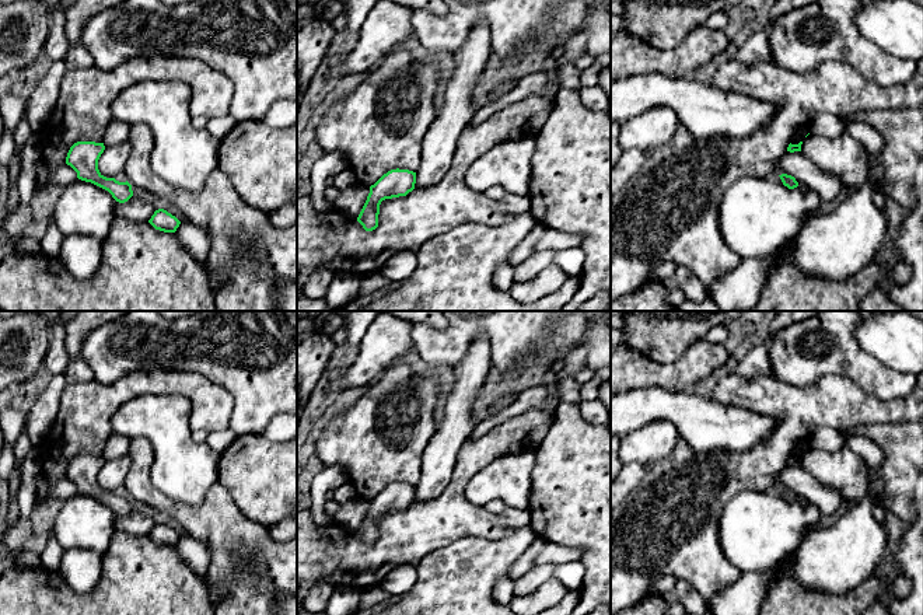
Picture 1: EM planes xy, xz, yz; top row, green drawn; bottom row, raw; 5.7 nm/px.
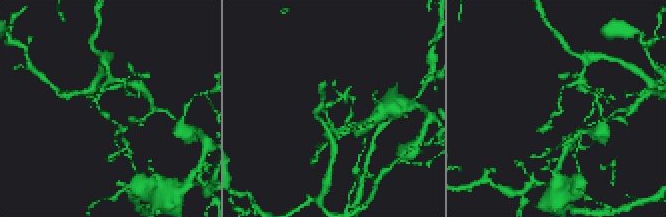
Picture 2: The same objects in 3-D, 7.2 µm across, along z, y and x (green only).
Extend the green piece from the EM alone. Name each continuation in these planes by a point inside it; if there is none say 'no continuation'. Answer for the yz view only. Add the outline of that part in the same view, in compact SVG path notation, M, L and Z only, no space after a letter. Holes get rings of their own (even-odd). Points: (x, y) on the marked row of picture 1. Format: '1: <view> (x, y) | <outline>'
no continuation

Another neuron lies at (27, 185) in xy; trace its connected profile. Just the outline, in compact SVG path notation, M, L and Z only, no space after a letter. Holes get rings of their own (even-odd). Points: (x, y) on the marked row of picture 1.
M34 133L20 153L17 191L22 206L28 206L38 189L35 164L41 161L41 134Z

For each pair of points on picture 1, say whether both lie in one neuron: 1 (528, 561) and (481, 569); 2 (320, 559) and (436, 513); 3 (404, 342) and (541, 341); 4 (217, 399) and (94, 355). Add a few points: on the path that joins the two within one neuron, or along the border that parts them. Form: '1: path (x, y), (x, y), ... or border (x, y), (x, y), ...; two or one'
1: border (537, 540), (511, 566), (507, 576); two
2: path (349, 558), (381, 558), (406, 537); one
3: border (411, 325), (415, 348); two
4: border (172, 370), (133, 370), (108, 383); two

